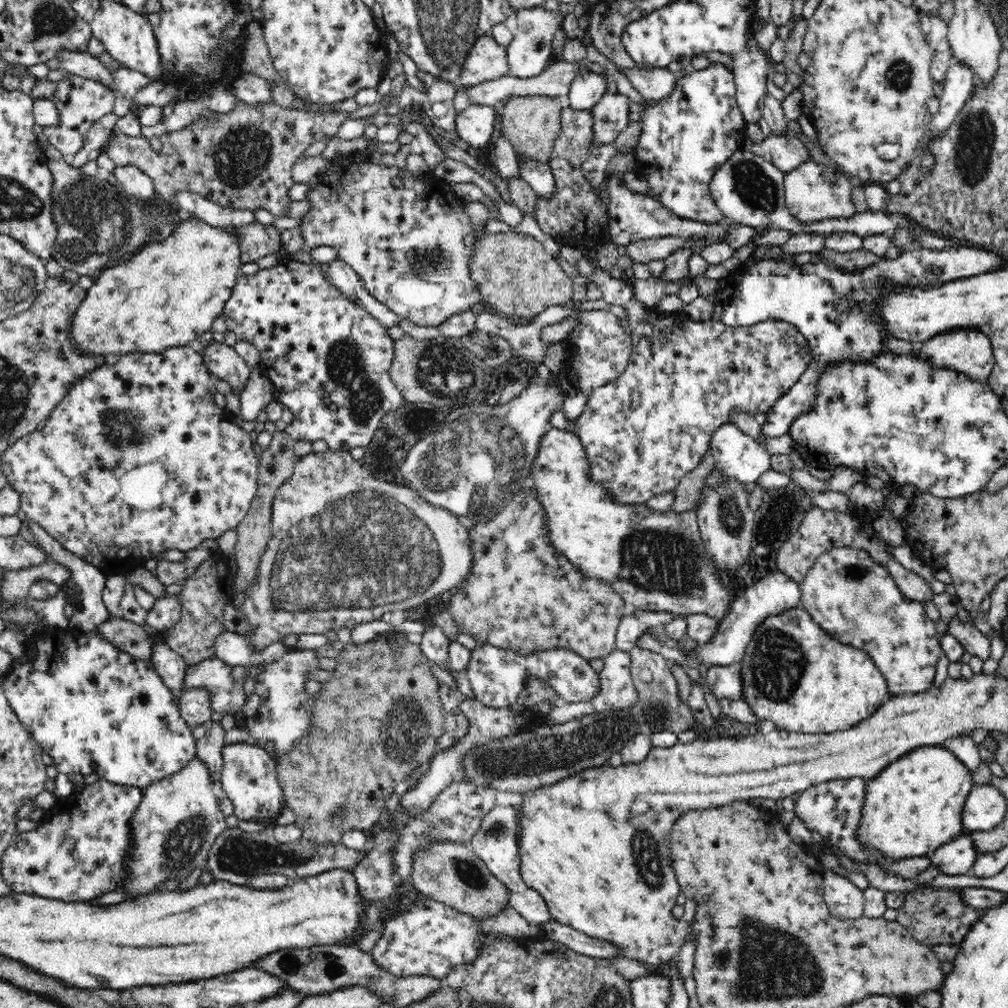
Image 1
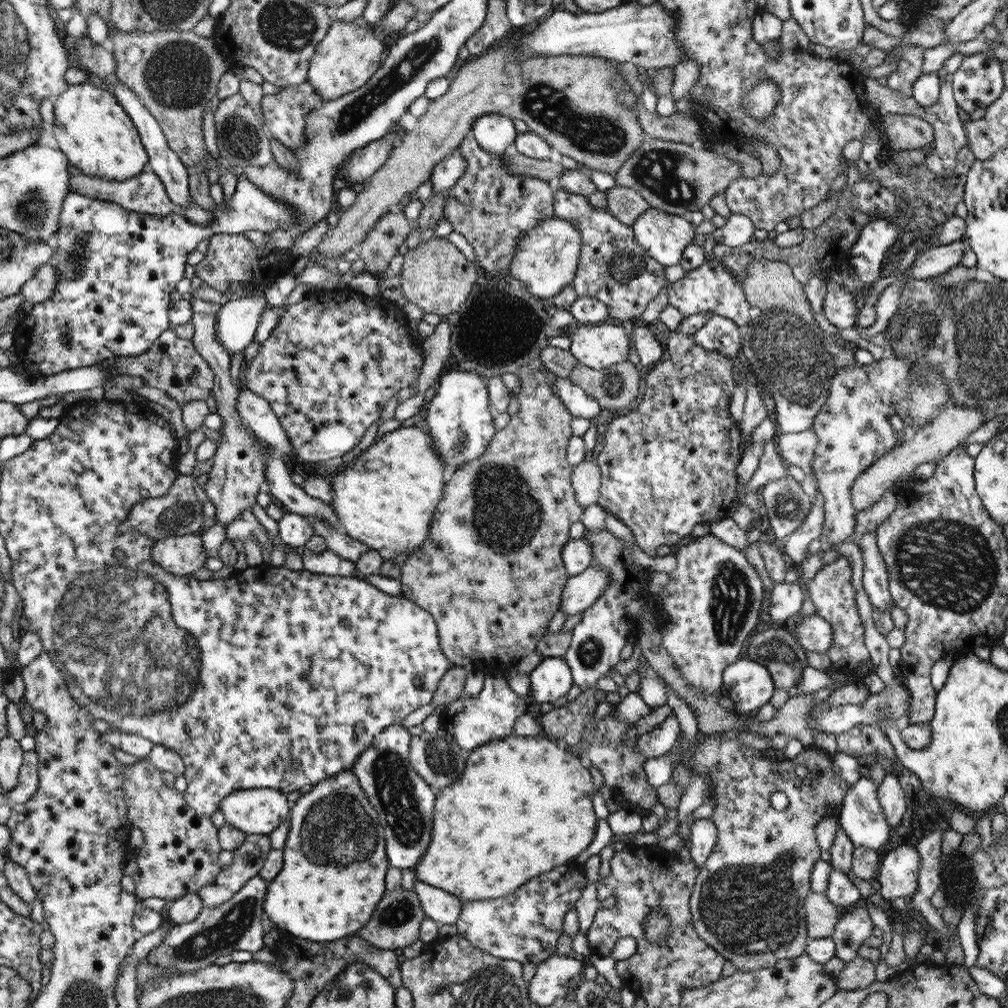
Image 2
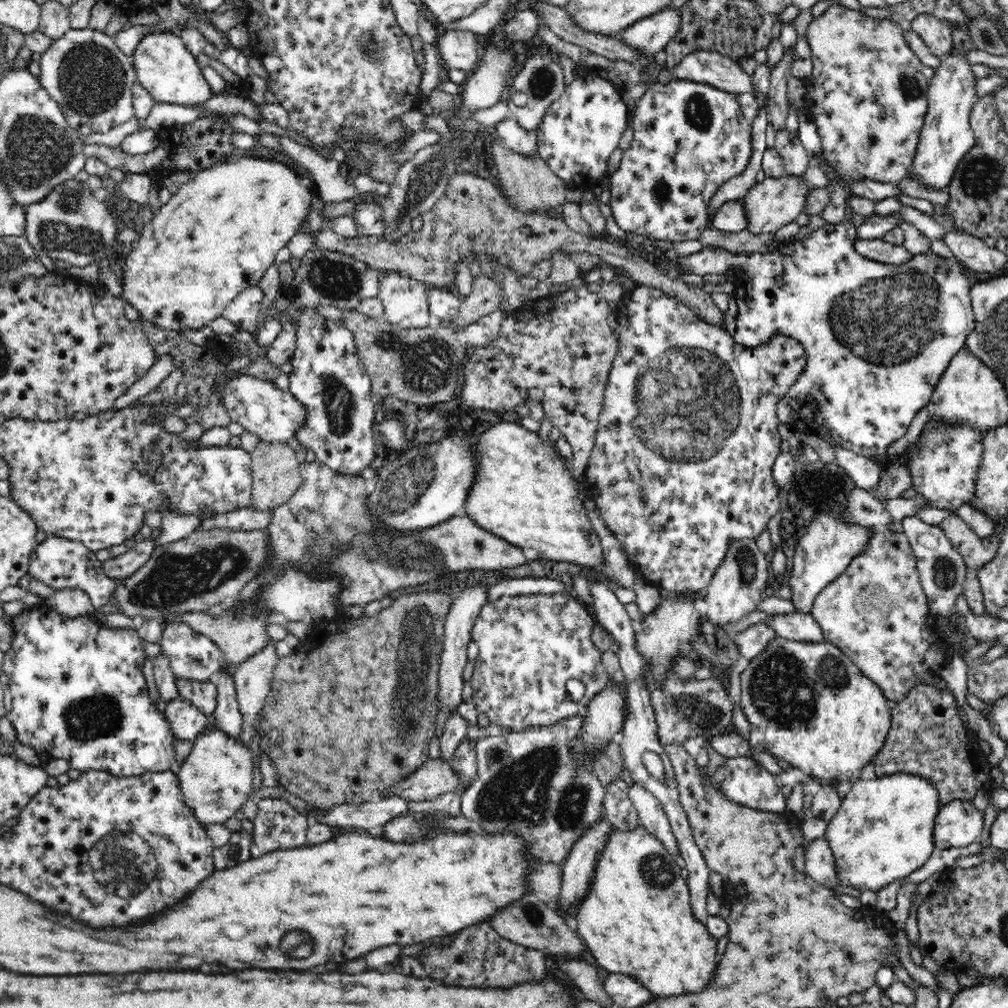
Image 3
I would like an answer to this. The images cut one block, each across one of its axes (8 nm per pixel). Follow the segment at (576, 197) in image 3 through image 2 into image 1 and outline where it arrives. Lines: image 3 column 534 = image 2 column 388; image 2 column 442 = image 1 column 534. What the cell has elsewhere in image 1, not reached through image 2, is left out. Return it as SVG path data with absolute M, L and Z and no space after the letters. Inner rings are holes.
M544 95L515 96L499 106L503 137L514 147L518 160L534 159L542 163L549 161L554 140L560 134L562 108L566 106L569 106L567 96Z

